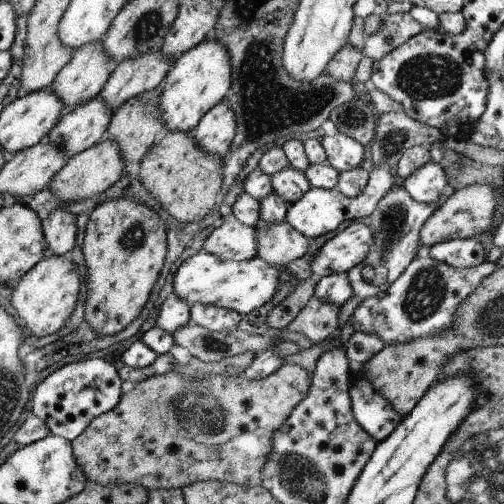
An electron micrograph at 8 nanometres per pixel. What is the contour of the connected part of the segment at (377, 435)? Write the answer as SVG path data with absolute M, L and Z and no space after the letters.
M364 377L351 379L348 394L353 419L376 444L391 435L401 418L383 397L370 388Z

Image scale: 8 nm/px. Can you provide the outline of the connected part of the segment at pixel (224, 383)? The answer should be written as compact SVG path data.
M283 364L278 370L275 370L270 376L261 379L248 380L244 374L233 377L219 375L206 375L202 379L186 379L177 371L169 371L161 376L152 378L142 378L139 383L129 392L125 392L120 397L119 403L108 412L97 416L89 422L89 425L70 442L73 459L77 467L81 470L86 481L97 485L121 485L124 483L141 486L147 491L157 491L160 489L181 489L196 481L213 480L225 483L234 483L235 485L253 487L261 483L262 471L267 461L269 452L272 448L272 437L278 429L285 423L288 415L293 408L307 396L309 390L308 376L305 369L298 365Z

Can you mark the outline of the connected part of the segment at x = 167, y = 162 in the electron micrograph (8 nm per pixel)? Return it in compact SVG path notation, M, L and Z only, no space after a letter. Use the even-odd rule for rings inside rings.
M168 132L157 139L137 164L138 180L176 223L202 220L220 192L222 158L203 153L189 133Z

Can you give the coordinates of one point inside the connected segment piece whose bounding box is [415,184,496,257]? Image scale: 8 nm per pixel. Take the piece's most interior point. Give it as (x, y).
(466, 212)

